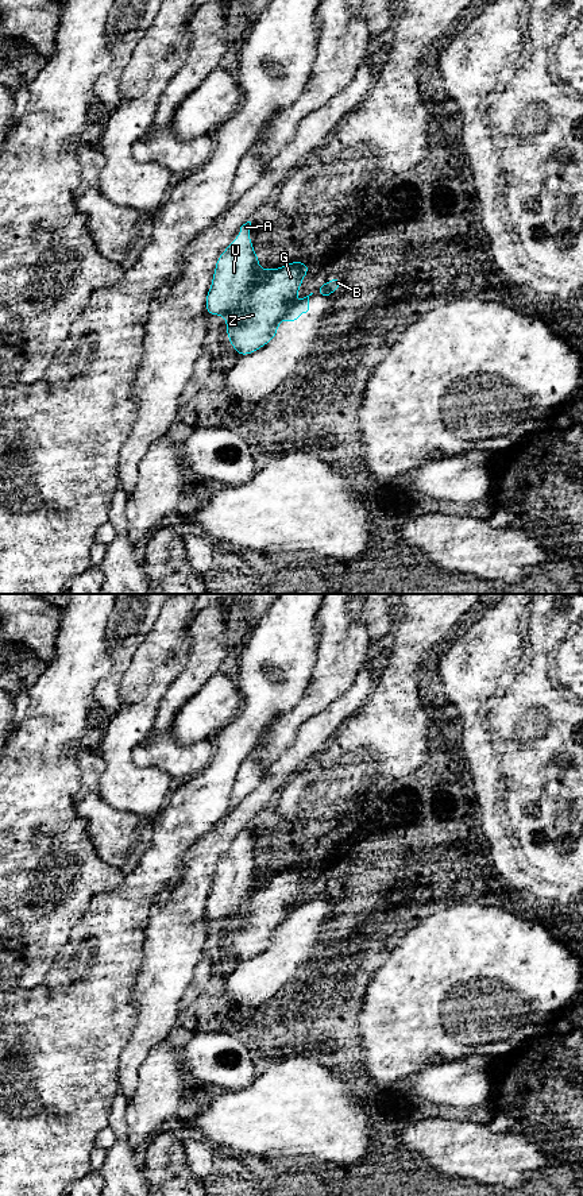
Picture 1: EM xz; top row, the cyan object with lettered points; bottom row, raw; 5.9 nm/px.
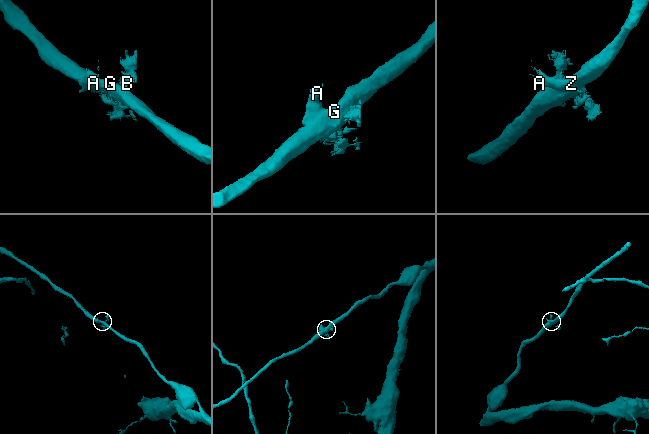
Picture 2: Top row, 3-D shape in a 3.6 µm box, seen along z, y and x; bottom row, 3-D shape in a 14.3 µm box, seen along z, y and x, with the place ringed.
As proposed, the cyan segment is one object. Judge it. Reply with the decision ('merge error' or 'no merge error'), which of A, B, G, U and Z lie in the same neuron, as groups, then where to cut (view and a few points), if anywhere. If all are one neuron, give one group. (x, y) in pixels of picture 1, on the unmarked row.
merge error; groups A U / B G Z; cut xz (258, 871), (246, 902), (224, 921)

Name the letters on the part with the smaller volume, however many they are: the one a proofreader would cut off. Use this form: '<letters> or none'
A, U

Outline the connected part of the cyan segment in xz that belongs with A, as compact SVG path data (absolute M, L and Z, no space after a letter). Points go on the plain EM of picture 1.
M251 826L240 832L235 846L225 853L216 867L213 886L206 899L206 918L225 921L246 903L255 875L259 872L258 857L251 856L248 845Z

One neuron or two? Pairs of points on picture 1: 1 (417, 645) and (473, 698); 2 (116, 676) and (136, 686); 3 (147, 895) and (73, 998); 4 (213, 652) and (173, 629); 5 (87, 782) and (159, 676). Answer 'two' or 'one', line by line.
1: one
2: two
3: one
4: two
5: two

